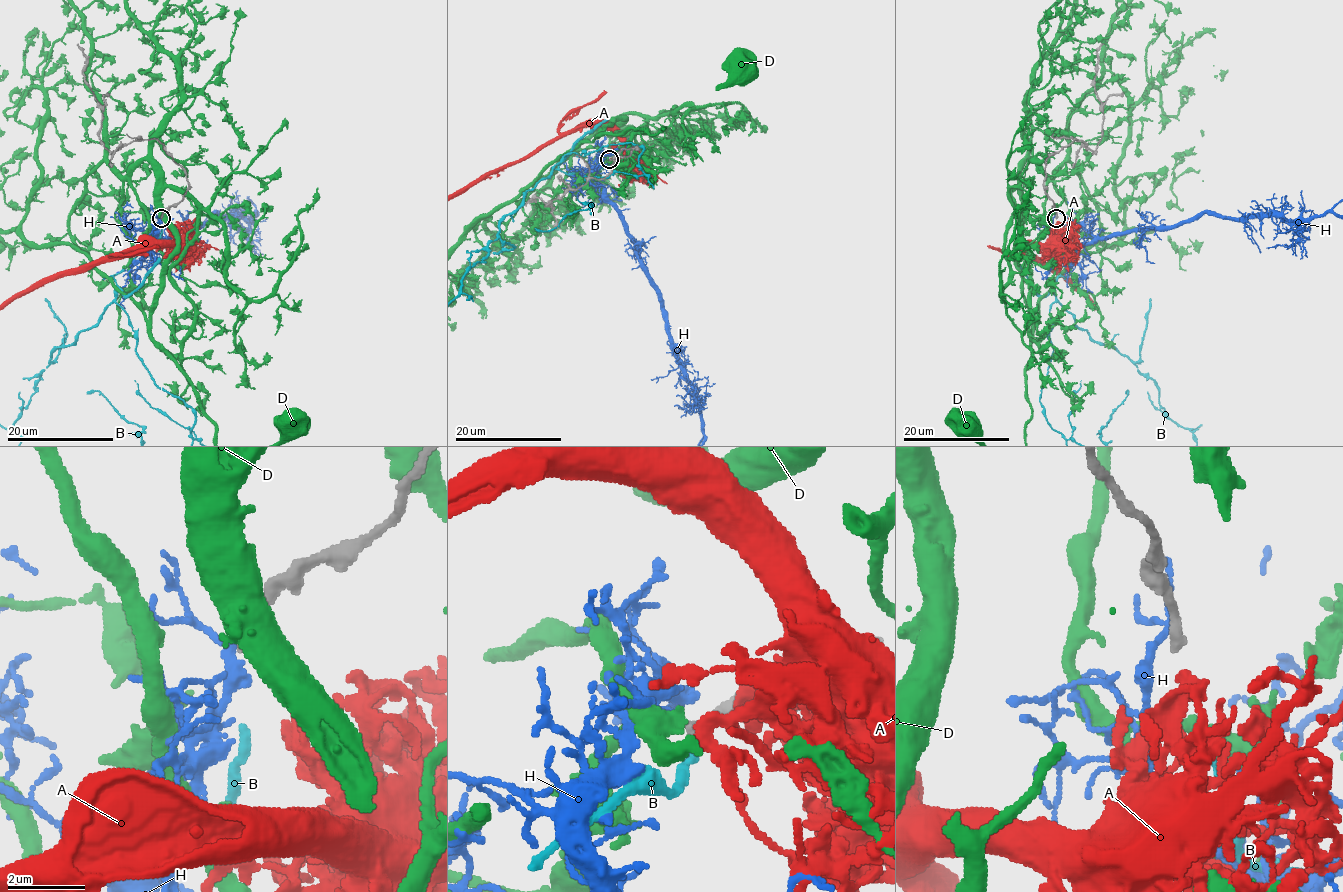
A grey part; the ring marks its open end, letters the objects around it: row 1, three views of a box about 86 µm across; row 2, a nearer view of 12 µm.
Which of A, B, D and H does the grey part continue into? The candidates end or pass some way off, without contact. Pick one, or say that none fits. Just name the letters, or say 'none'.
B

